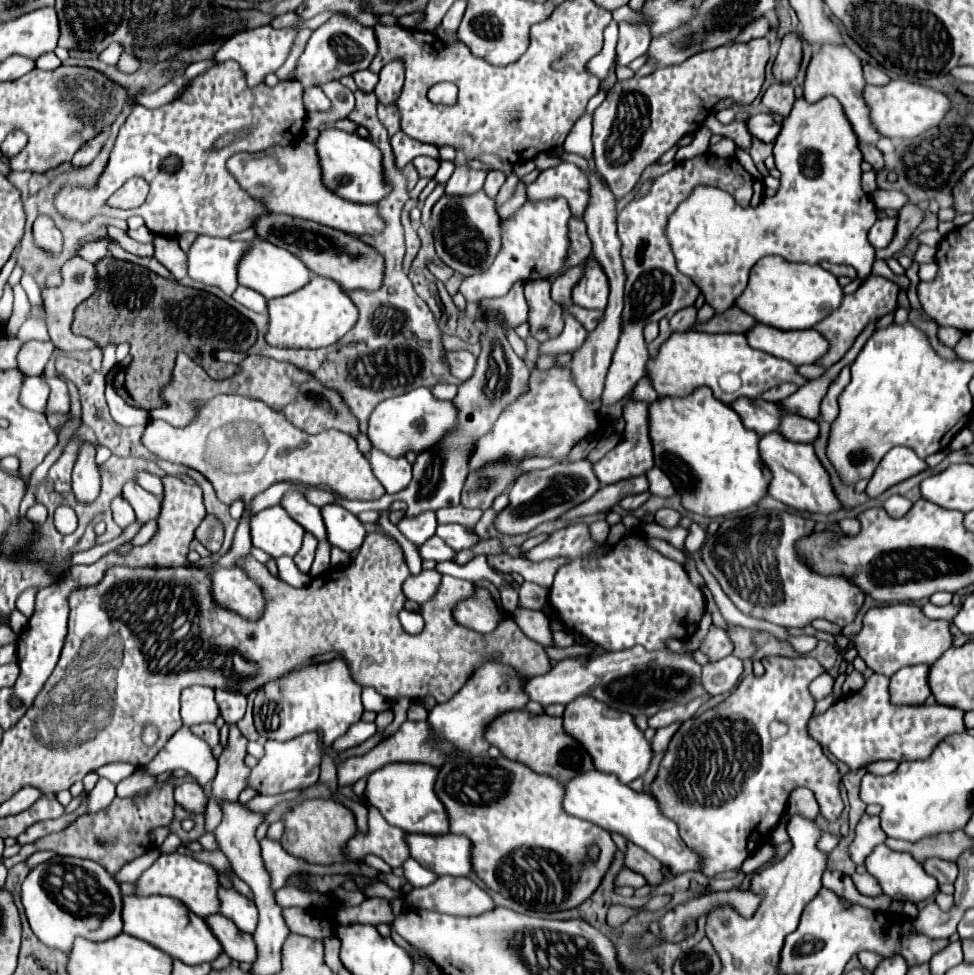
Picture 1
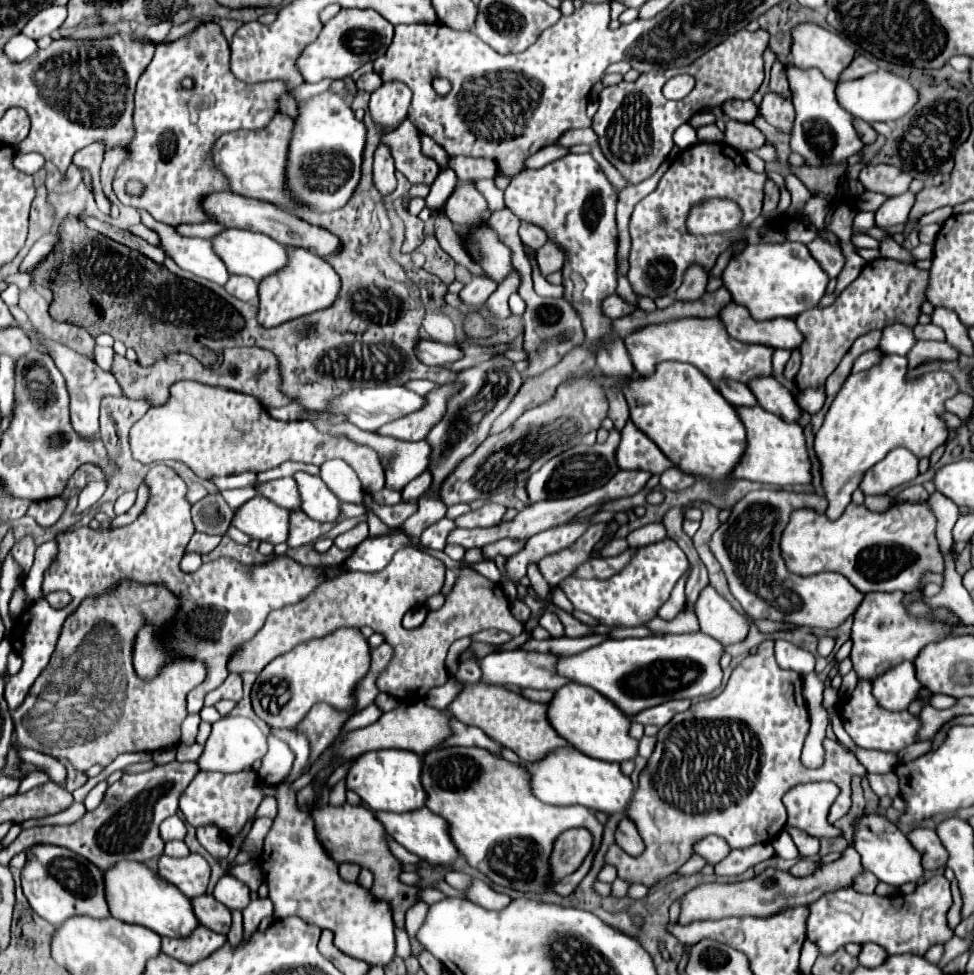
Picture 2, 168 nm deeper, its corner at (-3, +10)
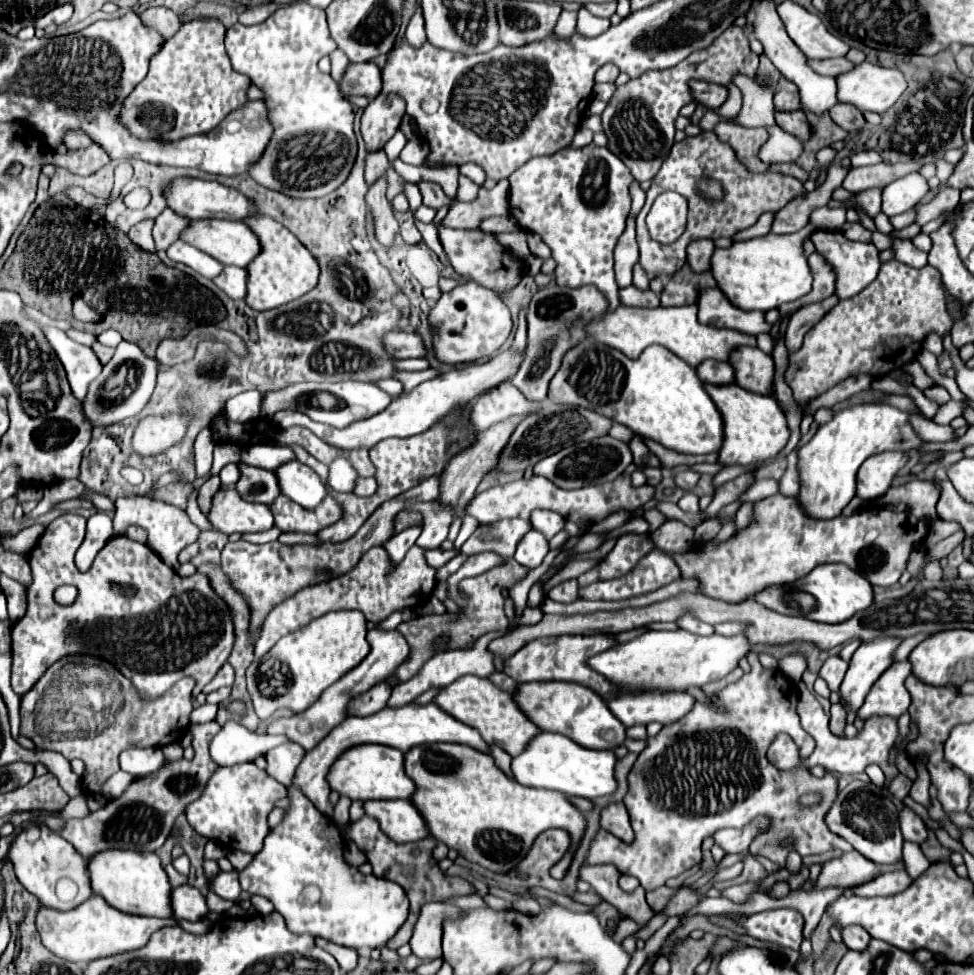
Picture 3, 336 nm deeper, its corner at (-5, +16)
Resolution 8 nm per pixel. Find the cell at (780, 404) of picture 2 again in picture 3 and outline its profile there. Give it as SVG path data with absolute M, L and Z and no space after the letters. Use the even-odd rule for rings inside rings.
M740 348L732 356L736 370L736 384L744 390L772 396L774 388L774 360L760 348Z

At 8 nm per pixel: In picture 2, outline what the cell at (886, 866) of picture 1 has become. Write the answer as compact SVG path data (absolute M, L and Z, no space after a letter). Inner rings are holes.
M878 812L870 814L860 814L854 822L854 836L852 836L852 846L862 858L864 870L870 870L878 880L892 884L892 886L902 886L906 882L918 882L924 874L922 868L922 858L920 854L912 848L908 838L898 830L894 822L884 818Z

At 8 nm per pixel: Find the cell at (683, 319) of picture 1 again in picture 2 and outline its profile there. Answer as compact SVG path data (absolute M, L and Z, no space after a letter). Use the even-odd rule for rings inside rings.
M700 264L688 266L684 274L682 286L676 290L678 300L696 300L706 292L706 282L708 282L708 272Z

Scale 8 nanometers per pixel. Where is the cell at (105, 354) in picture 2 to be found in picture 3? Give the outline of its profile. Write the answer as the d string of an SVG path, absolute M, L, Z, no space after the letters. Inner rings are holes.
M68 330L66 332L74 342L78 344L84 344L84 346L92 346L96 342L96 336L94 334L88 334L88 332L80 332L80 330Z

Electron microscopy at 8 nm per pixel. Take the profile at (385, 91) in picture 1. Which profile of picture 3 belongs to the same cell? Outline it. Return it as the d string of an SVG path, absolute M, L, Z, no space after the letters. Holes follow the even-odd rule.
M384 94L372 98L362 114L362 136L366 148L380 150L400 128L402 116L406 114L406 102L398 94Z

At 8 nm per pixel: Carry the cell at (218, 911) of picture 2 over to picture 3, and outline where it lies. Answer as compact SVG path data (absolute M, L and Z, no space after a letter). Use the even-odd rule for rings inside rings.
M178 886L172 890L172 910L174 918L184 918L190 922L204 920L208 916L206 898L194 886Z

